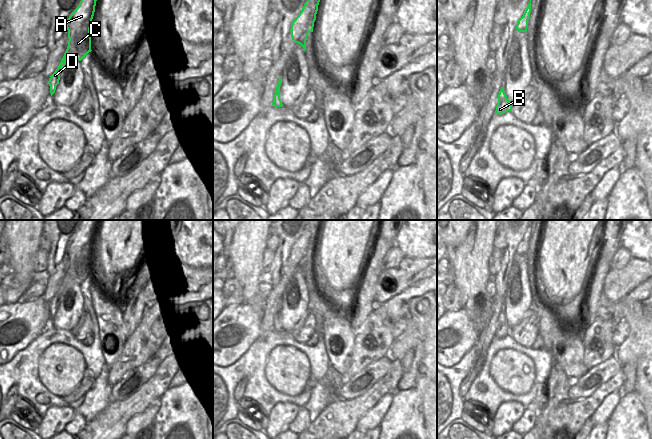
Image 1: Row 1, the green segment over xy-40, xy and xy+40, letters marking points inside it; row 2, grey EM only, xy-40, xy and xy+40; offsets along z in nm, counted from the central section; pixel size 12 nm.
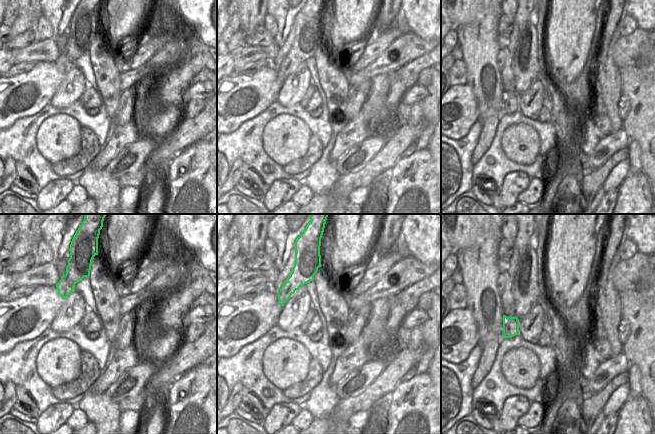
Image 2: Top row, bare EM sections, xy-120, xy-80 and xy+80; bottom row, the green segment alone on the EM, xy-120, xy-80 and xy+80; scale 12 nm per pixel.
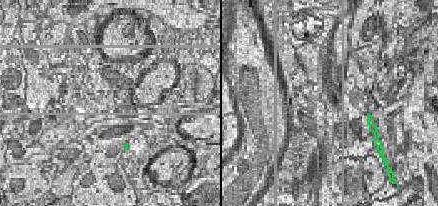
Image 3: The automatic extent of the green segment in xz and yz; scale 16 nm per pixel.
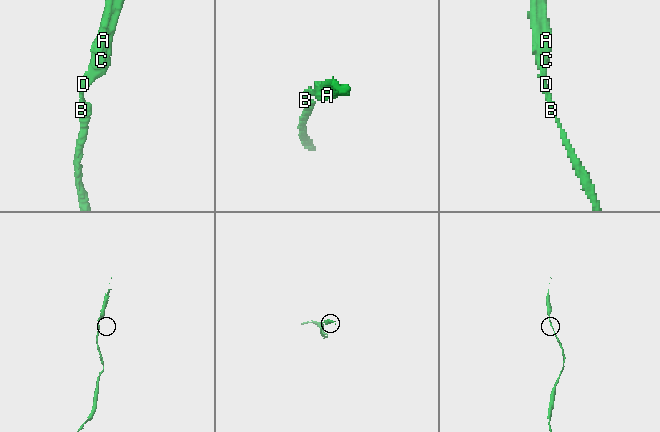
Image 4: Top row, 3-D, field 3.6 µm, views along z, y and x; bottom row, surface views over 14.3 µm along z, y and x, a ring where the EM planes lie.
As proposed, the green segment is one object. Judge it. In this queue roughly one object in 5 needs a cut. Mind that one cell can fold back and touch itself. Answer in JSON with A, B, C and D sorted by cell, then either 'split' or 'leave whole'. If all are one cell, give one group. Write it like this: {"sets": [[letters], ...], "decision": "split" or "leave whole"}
{"sets": [["A", "B", "C", "D"]], "decision": "leave whole"}

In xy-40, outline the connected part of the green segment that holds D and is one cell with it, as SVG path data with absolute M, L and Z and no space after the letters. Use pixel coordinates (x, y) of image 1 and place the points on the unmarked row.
M83 220L78 231L67 243L68 270L59 290L48 305L51 320L55 317L56 310L59 308L60 297L66 285L81 285L92 275L90 252L95 236L96 225L97 222L95 220Z

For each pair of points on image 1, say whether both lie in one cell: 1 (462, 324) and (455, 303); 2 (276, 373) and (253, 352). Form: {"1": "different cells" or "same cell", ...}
{"1": "different cells", "2": "different cells"}

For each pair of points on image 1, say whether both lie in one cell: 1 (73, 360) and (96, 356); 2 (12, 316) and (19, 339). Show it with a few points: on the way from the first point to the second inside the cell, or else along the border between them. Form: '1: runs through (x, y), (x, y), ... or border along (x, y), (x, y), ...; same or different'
1: border along (65, 344), (74, 347), (82, 355), (87, 367); different
2: runs through (12, 322), (13, 333); same

